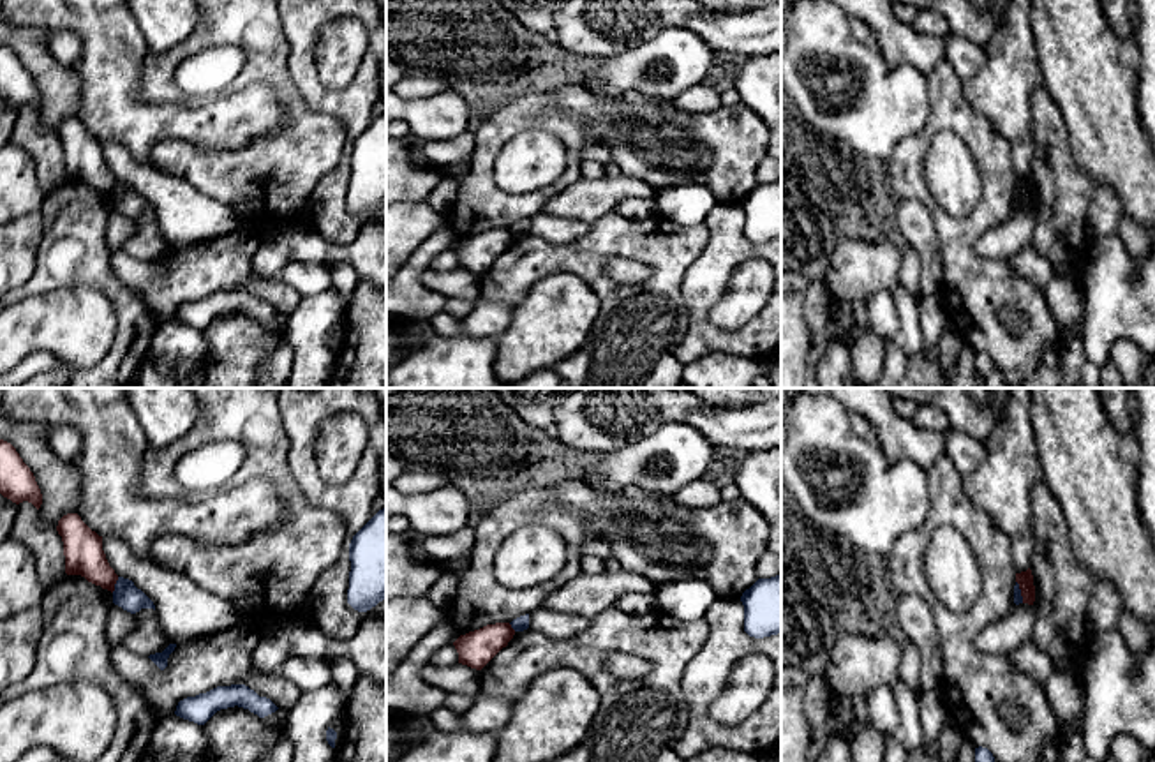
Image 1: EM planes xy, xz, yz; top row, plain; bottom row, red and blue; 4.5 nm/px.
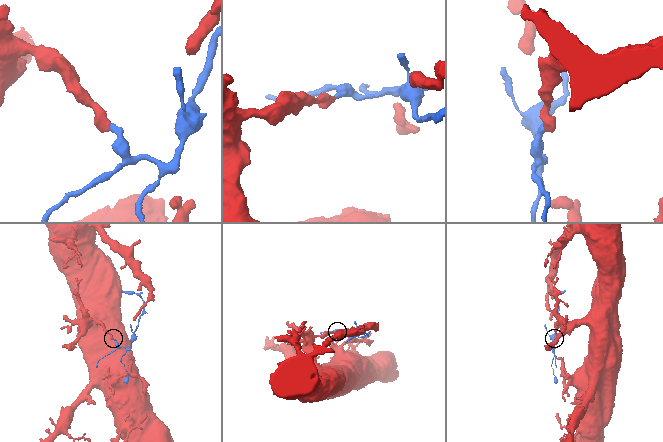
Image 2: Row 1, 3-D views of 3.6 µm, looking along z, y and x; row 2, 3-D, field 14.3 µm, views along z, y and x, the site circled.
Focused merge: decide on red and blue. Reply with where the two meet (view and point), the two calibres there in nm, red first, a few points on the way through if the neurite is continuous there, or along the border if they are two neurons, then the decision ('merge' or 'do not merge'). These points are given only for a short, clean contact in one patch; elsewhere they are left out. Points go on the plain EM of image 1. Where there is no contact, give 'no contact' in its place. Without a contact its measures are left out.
xy (115, 187) | 180/120 nm | along xy (119, 182), (111, 196) | do not merge

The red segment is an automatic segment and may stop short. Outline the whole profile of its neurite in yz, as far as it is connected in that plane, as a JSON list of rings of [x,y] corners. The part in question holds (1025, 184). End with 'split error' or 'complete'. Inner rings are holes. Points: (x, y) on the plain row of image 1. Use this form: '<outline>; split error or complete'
[[[1028,173],[1026,176],[1016,178],[1016,187],[1019,189],[1023,208],[1033,210],[1035,190],[1032,175]]]; complete

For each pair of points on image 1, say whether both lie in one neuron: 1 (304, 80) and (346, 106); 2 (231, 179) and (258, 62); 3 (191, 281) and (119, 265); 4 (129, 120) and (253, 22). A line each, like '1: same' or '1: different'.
1: same
2: same
3: same
4: different

